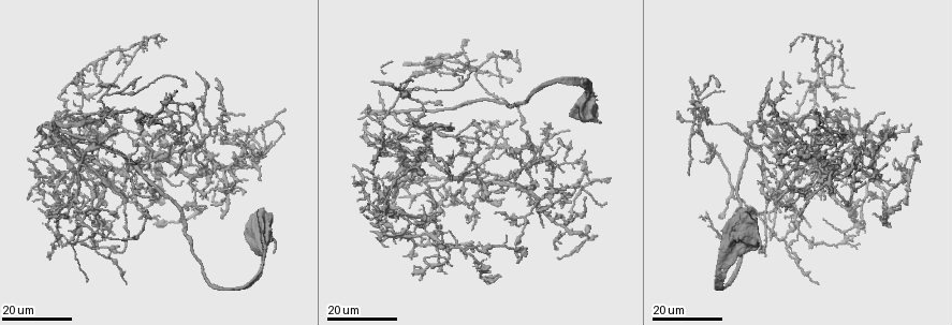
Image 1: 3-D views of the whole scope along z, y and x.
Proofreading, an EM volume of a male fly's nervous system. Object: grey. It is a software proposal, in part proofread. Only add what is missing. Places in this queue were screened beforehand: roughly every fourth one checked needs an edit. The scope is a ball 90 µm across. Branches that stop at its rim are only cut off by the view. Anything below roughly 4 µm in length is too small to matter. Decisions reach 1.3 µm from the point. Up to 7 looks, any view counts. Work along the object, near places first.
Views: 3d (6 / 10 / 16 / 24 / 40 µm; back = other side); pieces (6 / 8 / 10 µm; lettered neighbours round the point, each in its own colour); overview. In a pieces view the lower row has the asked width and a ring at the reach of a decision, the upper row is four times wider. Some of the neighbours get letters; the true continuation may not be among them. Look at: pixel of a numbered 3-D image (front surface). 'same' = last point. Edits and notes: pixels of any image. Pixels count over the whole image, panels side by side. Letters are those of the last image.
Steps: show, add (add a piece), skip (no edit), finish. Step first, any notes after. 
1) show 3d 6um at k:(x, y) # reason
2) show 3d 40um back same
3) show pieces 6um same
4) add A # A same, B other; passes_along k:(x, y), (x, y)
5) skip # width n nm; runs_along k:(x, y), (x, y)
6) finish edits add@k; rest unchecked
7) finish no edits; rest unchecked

show 3d 16um at 1:(146, 140) # tapers out

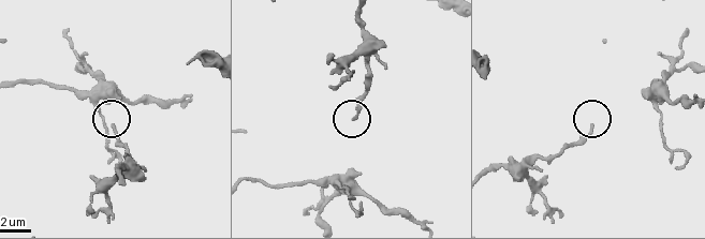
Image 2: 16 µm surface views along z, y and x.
show pieces 6um at 2:(112, 125) # what lies round it

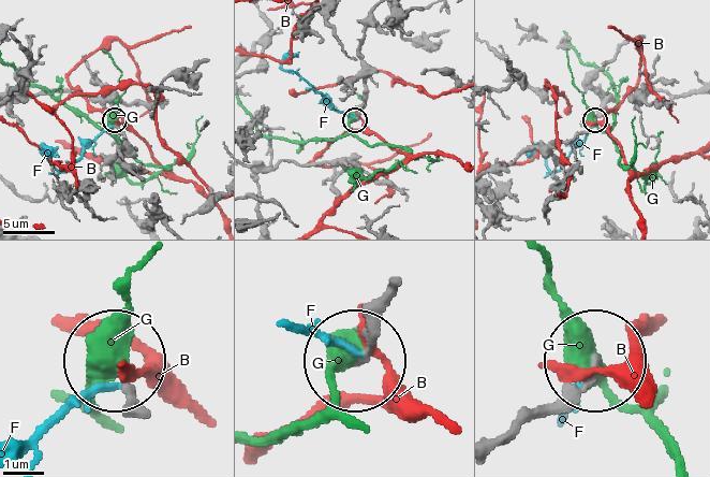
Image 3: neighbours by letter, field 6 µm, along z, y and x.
skip # B other, F other, G other; runs_along 3:(500, 443), (551, 408), (592, 361); none of them fits

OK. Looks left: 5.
show 3d 16um at 1:(106, 206) # an open end

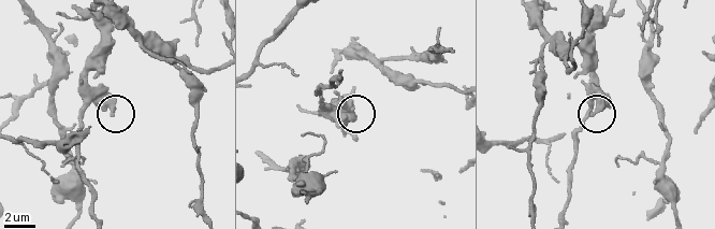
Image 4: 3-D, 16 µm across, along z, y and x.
show pieces 8um at 4:(114, 113)

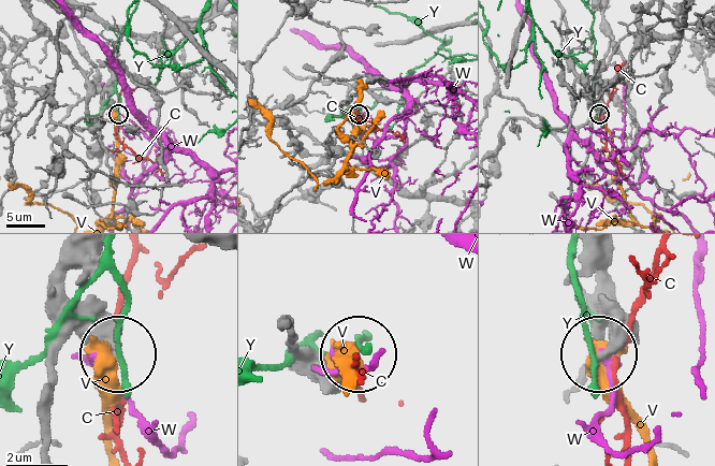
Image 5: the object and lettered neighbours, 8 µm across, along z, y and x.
skip # C other, V other, W other, Y other; none of them fits

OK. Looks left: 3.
show 3d 16um at 1:(739, 133) # free end

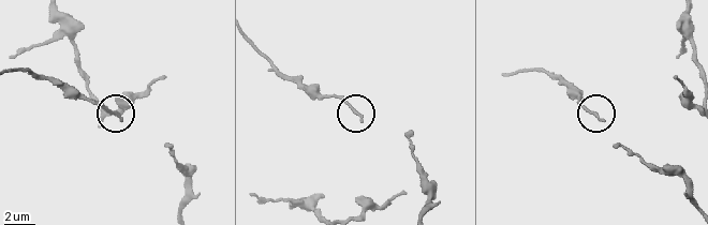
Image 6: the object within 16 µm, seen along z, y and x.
show pieces 8um at 6:(604, 121)

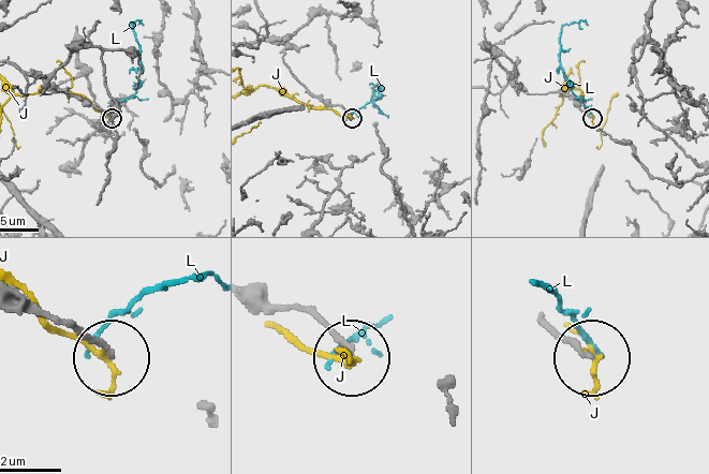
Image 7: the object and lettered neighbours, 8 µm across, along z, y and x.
skip # J other, L other; none of them fits

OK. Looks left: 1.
finish no edits; rest unchecked

